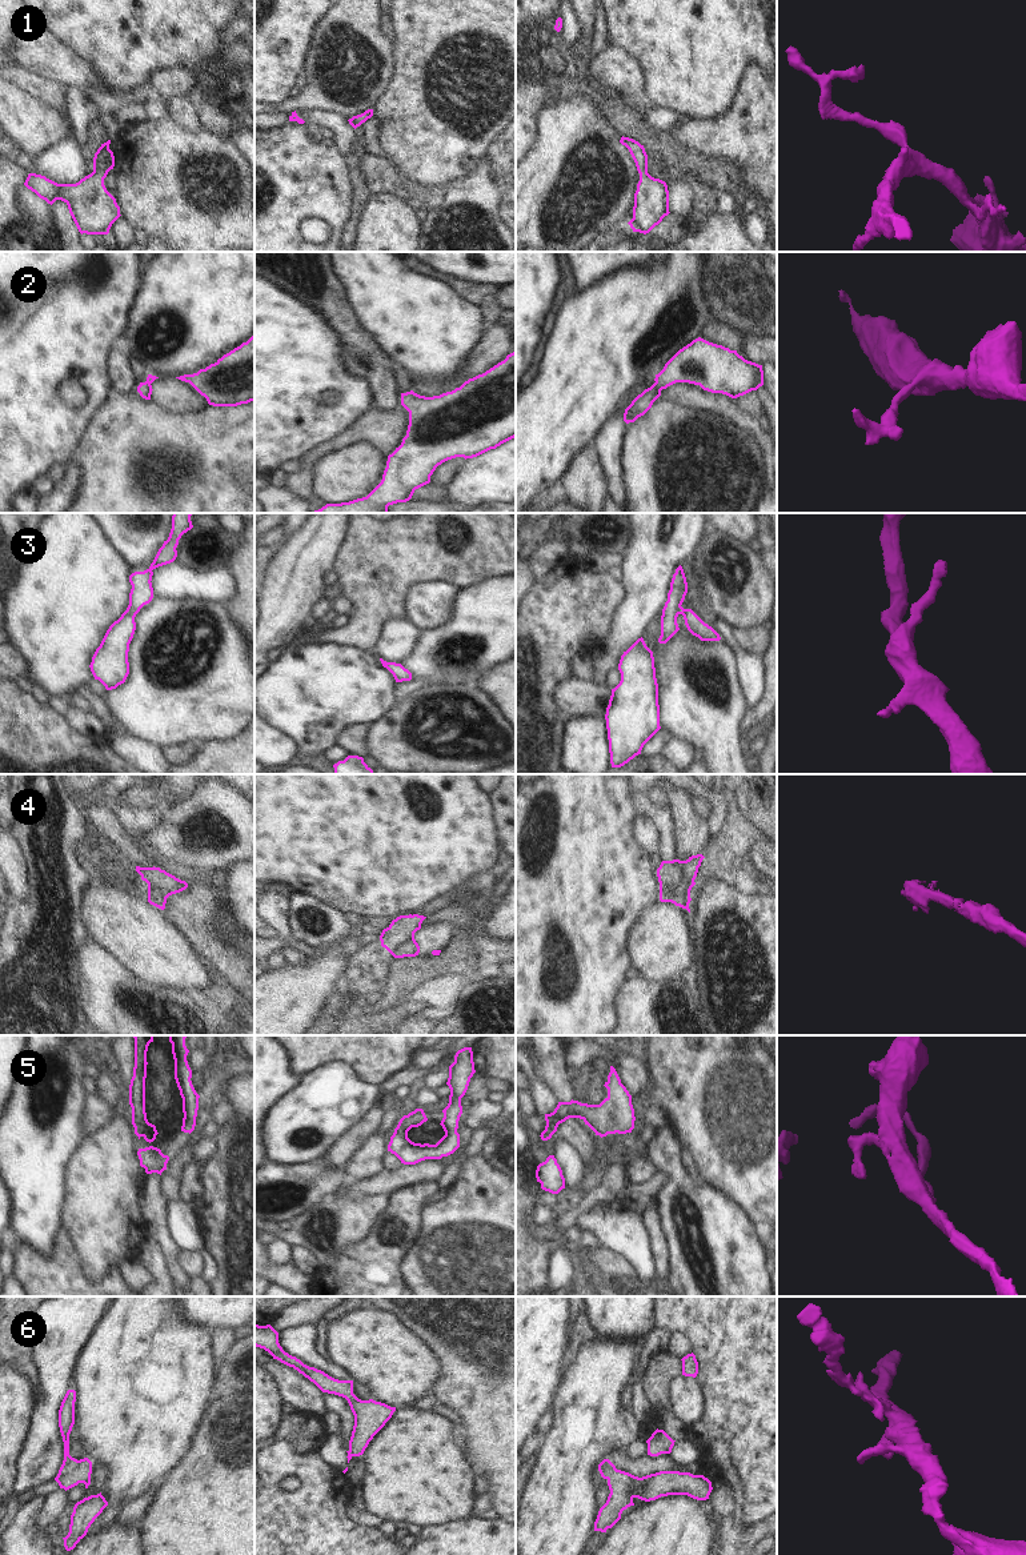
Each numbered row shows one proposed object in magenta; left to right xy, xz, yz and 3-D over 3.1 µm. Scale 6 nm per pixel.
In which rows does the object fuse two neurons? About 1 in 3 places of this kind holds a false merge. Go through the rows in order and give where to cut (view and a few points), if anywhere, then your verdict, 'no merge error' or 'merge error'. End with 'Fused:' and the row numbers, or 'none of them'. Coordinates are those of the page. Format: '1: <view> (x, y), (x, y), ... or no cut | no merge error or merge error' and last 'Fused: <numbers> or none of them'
1: no cut | no merge error
2: no cut | no merge error
3: no cut | no merge error
4: no cut | no merge error
5: no cut | no merge error
6: no cut | no merge error
Fused: none of them

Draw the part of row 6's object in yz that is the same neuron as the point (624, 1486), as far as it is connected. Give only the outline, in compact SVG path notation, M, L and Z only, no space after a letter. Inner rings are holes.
M609 1460L598 1464L598 1471L608 1480L610 1494L600 1508L594 1522L594 1531L606 1532L620 1519L624 1510L634 1506L633 1499L645 1502L668 1495L688 1495L697 1500L706 1500L713 1490L712 1482L704 1475L680 1471L660 1471L642 1478L617 1470Z

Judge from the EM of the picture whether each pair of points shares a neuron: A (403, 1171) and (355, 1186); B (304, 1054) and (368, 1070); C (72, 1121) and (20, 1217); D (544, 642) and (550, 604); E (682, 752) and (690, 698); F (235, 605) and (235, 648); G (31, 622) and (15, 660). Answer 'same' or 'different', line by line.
A: same
B: same
C: same
D: same
E: different
F: different
G: different

